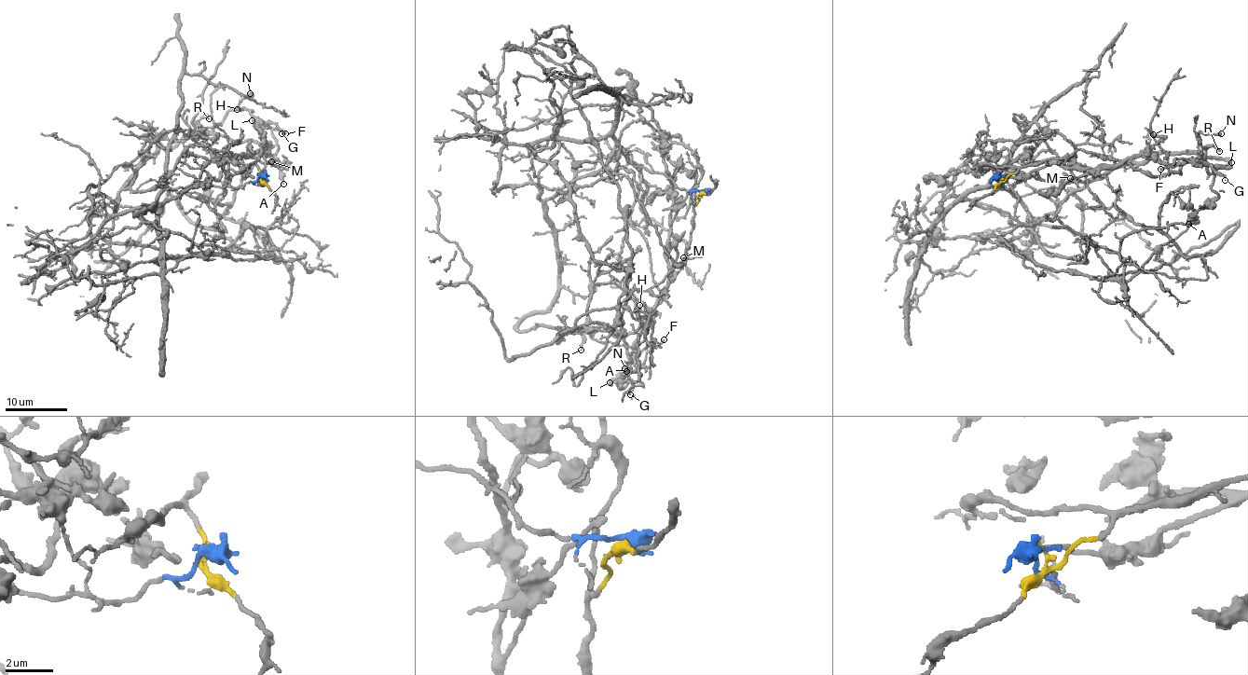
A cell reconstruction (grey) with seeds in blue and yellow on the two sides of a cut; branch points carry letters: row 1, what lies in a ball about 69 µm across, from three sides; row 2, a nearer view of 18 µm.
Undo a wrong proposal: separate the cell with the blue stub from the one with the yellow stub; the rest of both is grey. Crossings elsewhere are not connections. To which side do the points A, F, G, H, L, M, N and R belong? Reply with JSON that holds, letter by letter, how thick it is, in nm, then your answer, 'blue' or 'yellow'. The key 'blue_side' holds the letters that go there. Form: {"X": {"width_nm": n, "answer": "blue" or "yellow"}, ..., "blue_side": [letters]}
{"A": {"width_nm": 240, "answer": "yellow"}, "F": {"width_nm": 190, "answer": "yellow"}, "G": {"width_nm": 150, "answer": "yellow"}, "H": {"width_nm": 240, "answer": "yellow"}, "L": {"width_nm": 320, "answer": "yellow"}, "M": {"width_nm": 150, "answer": "yellow"}, "N": {"width_nm": 280, "answer": "yellow"}, "R": {"width_nm": 140, "answer": "yellow"}, "blue_side": []}

